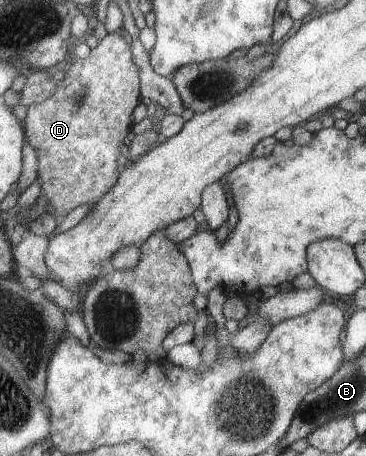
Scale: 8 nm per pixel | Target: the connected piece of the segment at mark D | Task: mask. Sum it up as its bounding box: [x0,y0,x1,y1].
[24,28,141,216]

